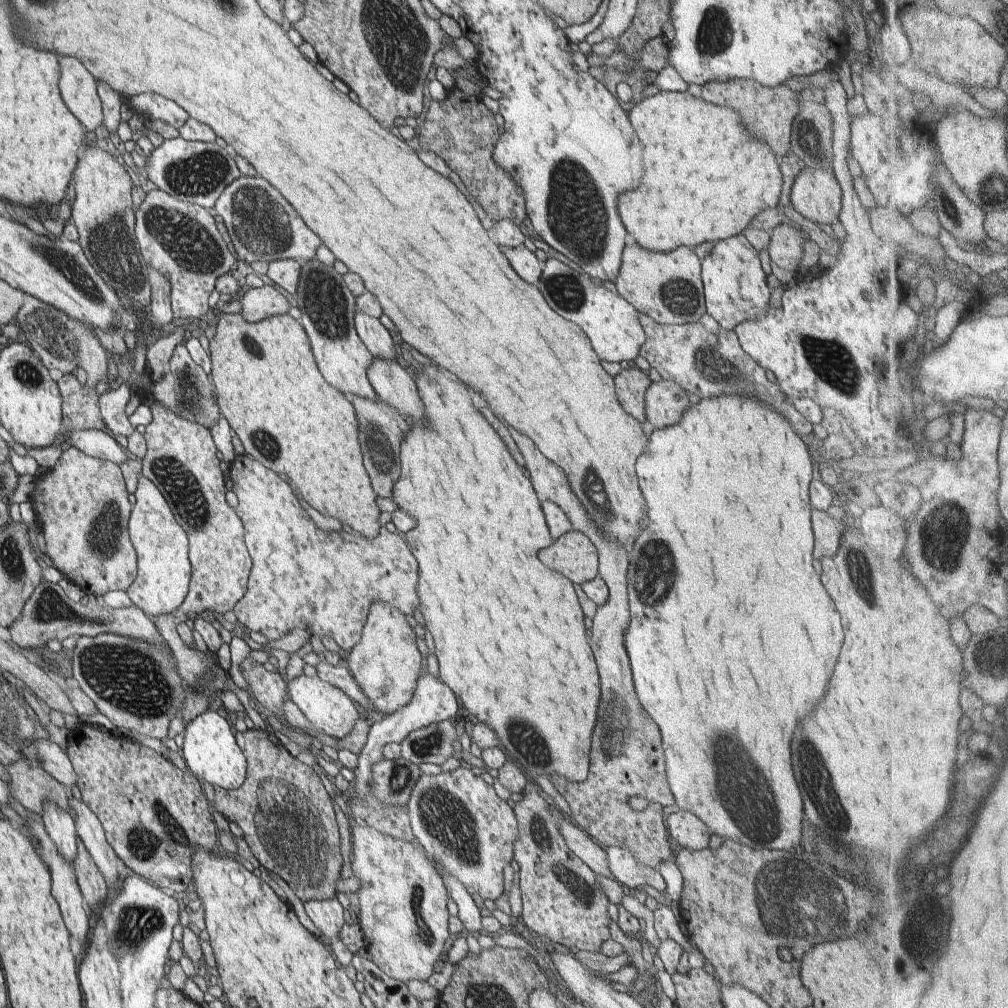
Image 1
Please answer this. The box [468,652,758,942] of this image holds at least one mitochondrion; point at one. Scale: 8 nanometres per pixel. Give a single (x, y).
(616, 732)

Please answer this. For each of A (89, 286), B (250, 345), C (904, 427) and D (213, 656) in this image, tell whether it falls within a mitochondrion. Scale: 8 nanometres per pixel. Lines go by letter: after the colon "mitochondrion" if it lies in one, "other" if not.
A: mitochondrion
B: mitochondrion
C: other
D: other

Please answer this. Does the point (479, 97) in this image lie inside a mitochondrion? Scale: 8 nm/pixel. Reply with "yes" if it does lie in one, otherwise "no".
no

